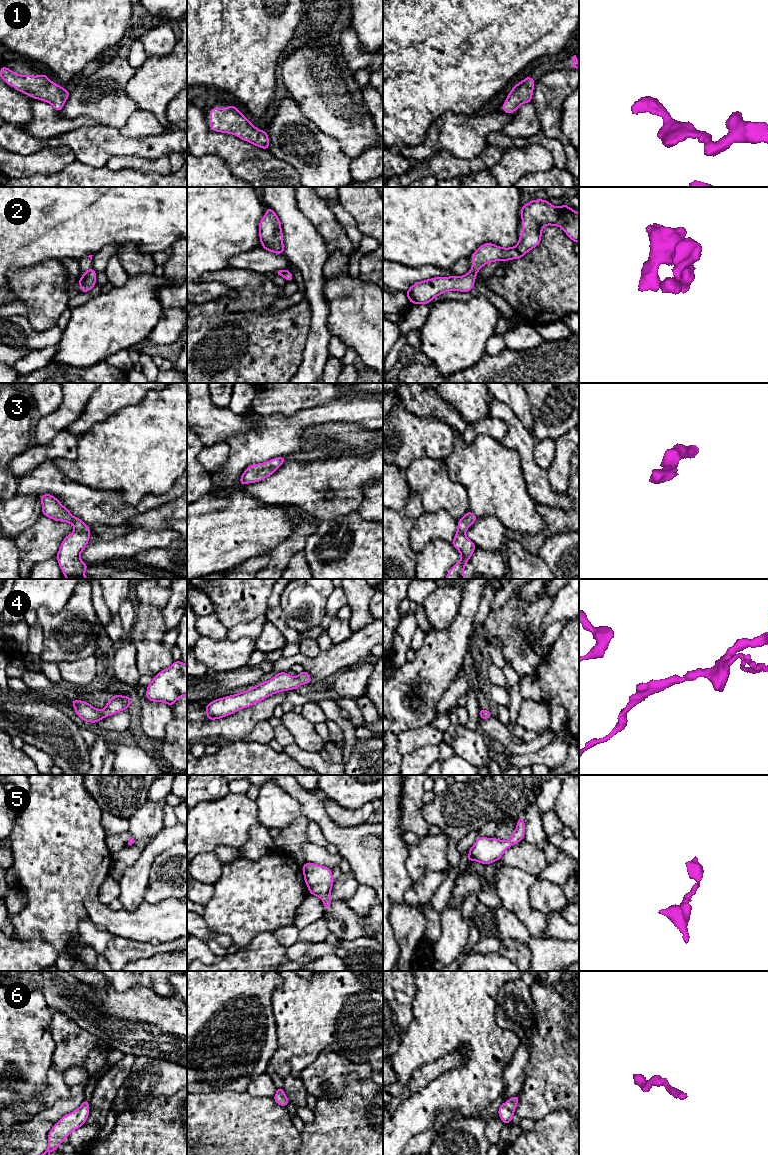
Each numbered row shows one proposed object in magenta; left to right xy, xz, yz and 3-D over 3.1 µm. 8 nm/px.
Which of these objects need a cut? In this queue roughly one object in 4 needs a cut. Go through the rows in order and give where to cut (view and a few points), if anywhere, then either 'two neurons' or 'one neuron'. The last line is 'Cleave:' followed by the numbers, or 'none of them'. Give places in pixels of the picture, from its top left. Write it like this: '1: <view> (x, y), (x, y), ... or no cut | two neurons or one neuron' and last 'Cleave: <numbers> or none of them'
1: no cut | one neuron
2: no cut | one neuron
3: no cut | one neuron
4: no cut | one neuron
5: no cut | one neuron
6: no cut | one neuron
Cleave: none of them

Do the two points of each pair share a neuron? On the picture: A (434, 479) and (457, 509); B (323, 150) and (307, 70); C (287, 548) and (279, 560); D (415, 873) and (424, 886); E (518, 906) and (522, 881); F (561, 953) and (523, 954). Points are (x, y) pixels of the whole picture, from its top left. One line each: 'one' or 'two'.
A: one
B: two
C: one
D: two
E: one
F: two

